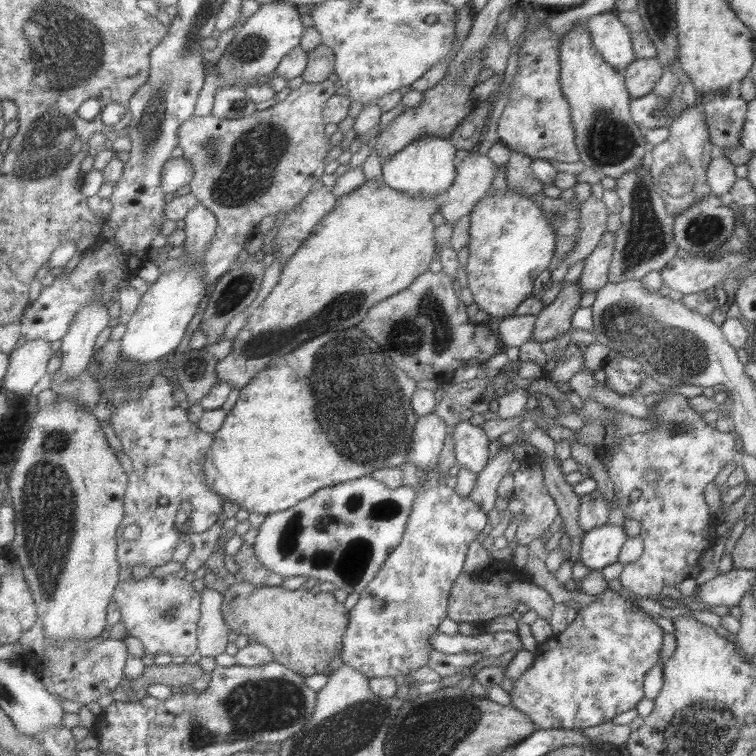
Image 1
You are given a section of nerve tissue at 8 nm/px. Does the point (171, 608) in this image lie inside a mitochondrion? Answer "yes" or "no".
yes

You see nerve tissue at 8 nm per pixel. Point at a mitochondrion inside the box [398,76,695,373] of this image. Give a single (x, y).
(645, 242)

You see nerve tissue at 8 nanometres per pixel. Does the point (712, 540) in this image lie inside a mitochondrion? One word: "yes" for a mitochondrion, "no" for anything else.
no

